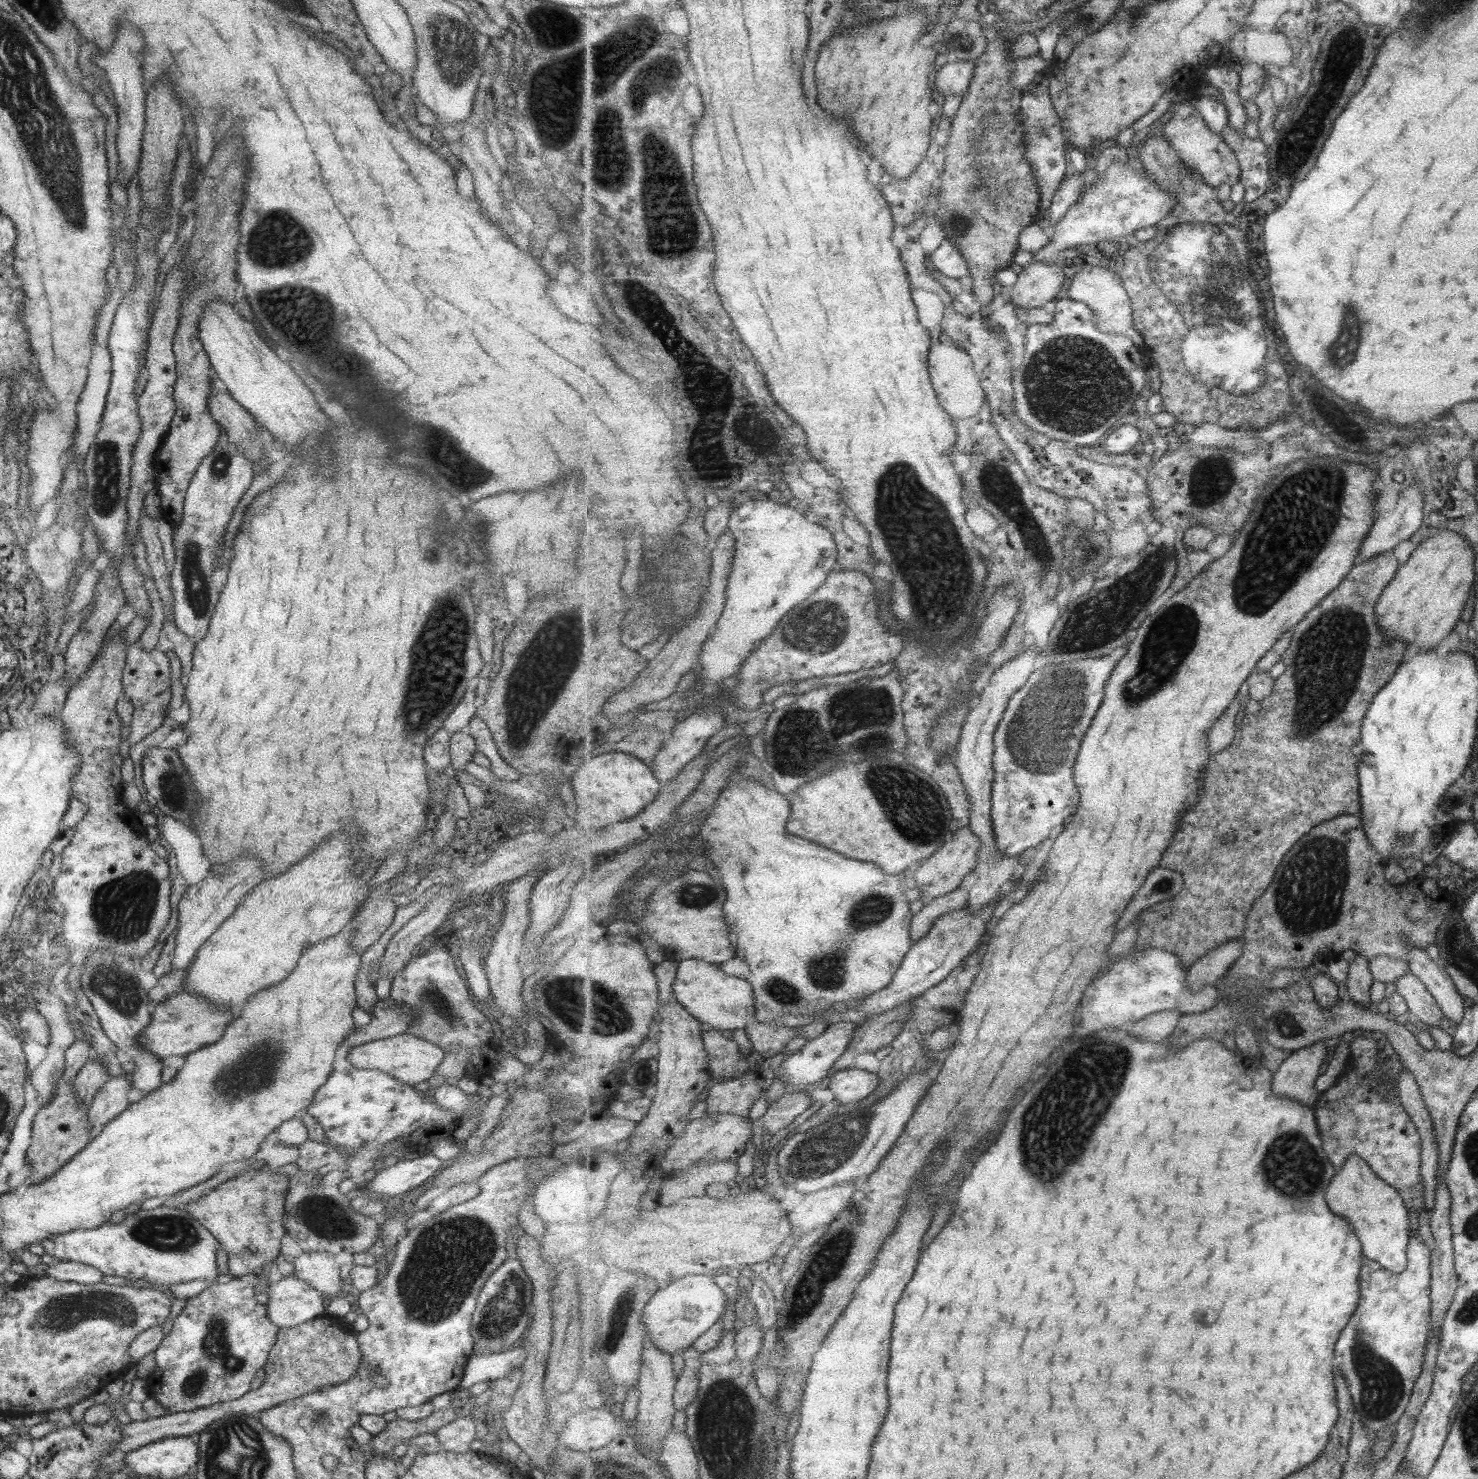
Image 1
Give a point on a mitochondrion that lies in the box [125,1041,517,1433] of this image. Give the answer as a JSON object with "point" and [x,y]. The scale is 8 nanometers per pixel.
{"point":[448,1257]}

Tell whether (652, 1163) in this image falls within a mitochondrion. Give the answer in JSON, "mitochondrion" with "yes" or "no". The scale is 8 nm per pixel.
{"mitochondrion":"no"}

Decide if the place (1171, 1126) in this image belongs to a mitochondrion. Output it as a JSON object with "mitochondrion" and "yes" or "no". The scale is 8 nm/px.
{"mitochondrion":"no"}

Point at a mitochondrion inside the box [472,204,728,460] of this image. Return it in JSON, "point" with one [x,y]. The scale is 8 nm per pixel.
{"point":[692,361]}

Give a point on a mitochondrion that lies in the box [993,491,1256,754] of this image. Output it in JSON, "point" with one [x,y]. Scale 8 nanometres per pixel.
{"point":[1097,621]}

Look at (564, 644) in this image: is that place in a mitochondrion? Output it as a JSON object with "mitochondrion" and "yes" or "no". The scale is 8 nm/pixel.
{"mitochondrion":"yes"}

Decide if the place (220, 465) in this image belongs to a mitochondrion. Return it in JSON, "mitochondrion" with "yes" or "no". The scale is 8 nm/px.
{"mitochondrion":"yes"}

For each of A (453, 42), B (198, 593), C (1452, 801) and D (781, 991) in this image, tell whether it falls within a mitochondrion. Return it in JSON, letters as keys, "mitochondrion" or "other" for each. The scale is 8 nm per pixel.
{"A":"mitochondrion","B":"mitochondrion","C":"mitochondrion","D":"mitochondrion"}

